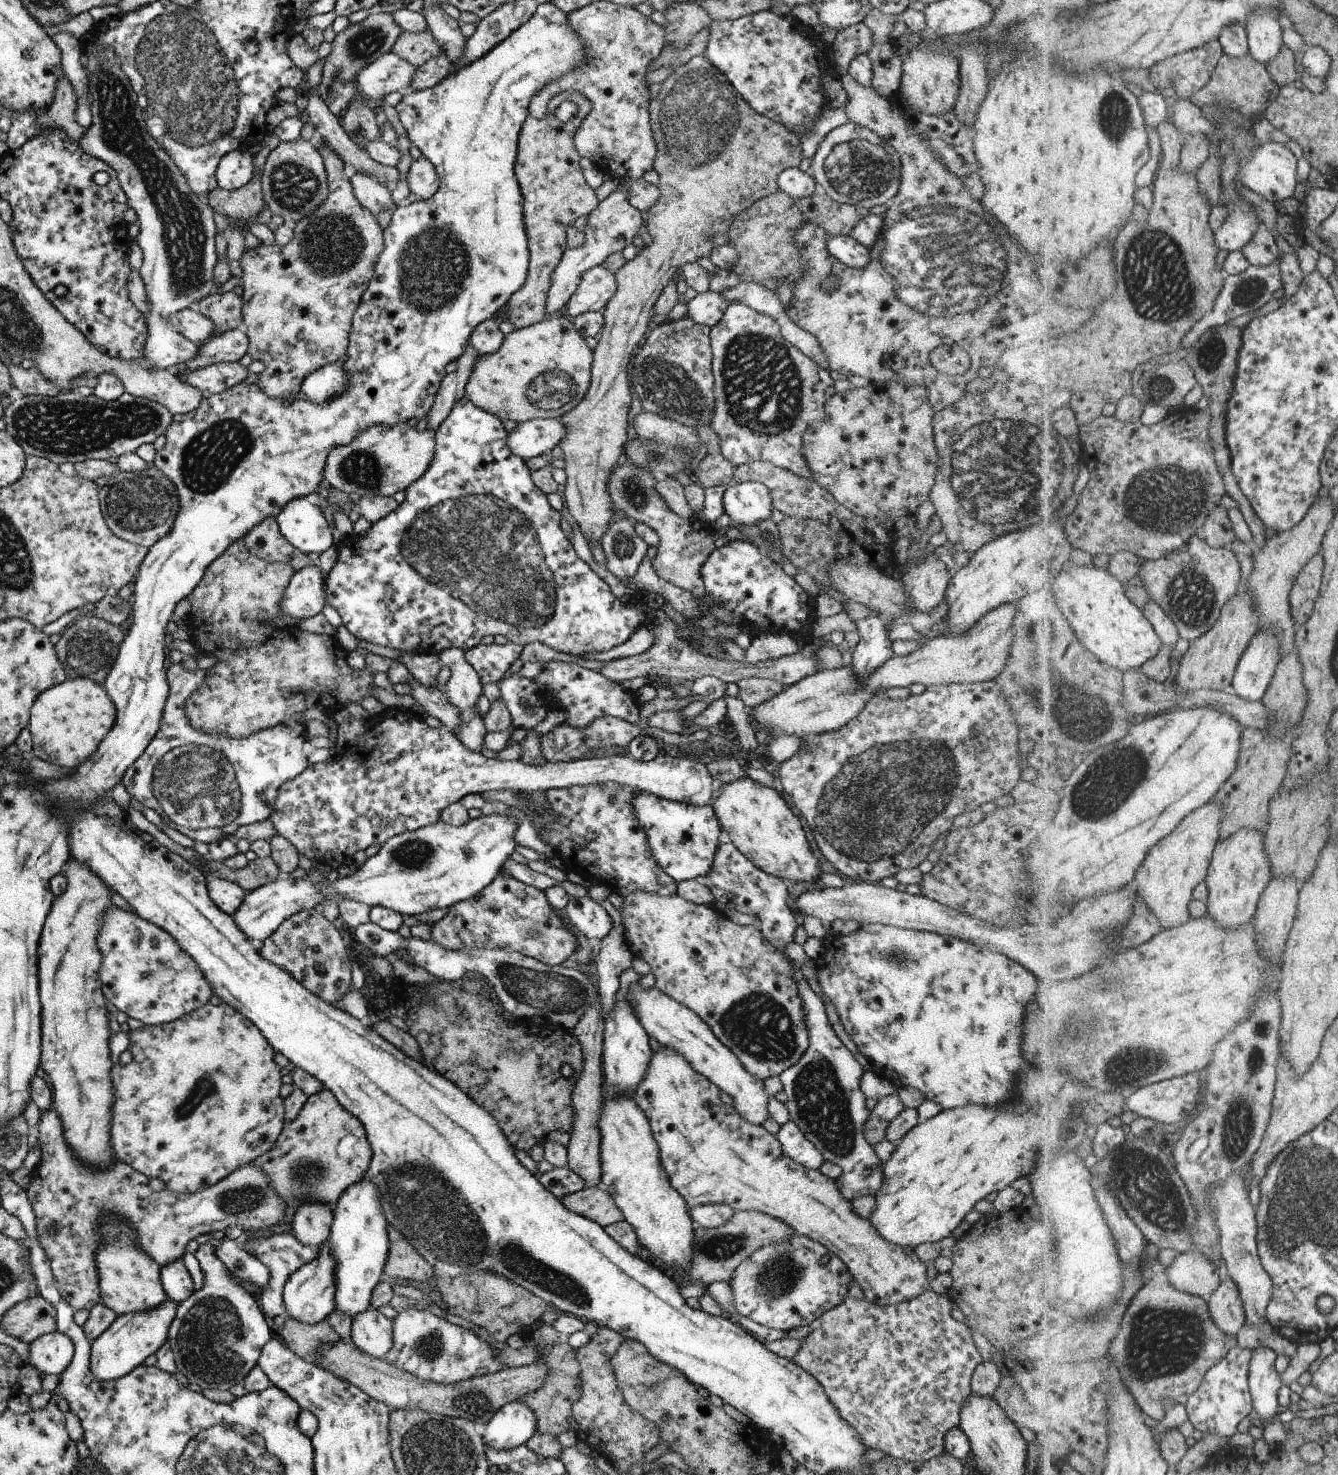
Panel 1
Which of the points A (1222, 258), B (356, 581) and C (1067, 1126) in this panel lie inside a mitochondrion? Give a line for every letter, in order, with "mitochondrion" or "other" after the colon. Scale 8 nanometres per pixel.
A: other
B: other
C: mitochondrion

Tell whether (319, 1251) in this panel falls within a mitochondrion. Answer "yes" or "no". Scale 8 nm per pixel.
no

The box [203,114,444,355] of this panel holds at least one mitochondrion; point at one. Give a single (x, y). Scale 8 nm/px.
(331, 244)

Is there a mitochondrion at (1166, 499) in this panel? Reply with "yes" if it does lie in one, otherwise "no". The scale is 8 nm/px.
yes

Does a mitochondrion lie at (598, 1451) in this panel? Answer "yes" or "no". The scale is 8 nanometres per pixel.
no

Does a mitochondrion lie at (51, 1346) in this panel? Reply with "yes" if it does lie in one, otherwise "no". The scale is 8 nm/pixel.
no

